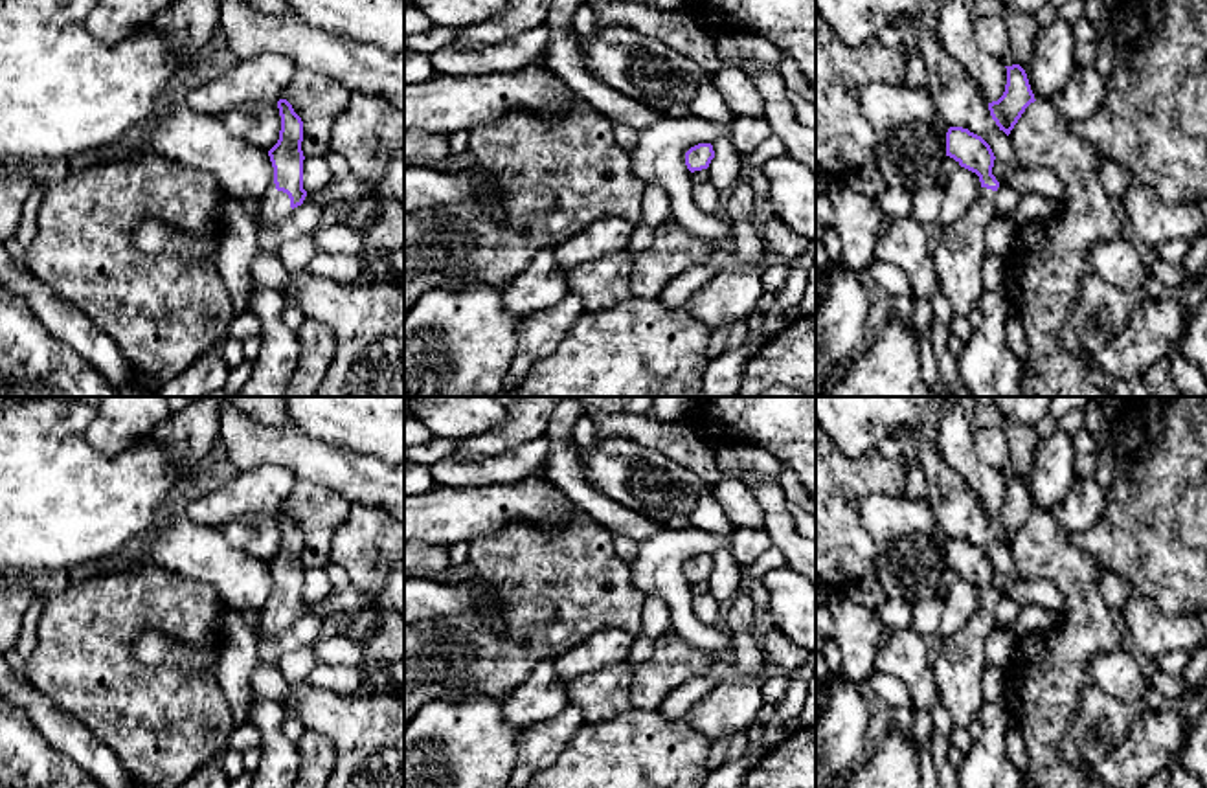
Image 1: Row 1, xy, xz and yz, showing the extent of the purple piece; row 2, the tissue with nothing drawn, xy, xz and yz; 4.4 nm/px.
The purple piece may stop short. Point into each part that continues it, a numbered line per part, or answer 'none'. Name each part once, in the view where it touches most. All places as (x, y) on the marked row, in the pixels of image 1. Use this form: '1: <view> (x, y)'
1: xy (276, 204)

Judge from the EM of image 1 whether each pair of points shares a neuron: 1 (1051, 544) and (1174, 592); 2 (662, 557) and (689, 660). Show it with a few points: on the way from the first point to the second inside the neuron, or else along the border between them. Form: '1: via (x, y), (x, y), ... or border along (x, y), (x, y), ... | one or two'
1: border along (1071, 535), (1079, 546), (1088, 550), (1105, 566) | two
2: border along (671, 627), (702, 649), (715, 665) | two

